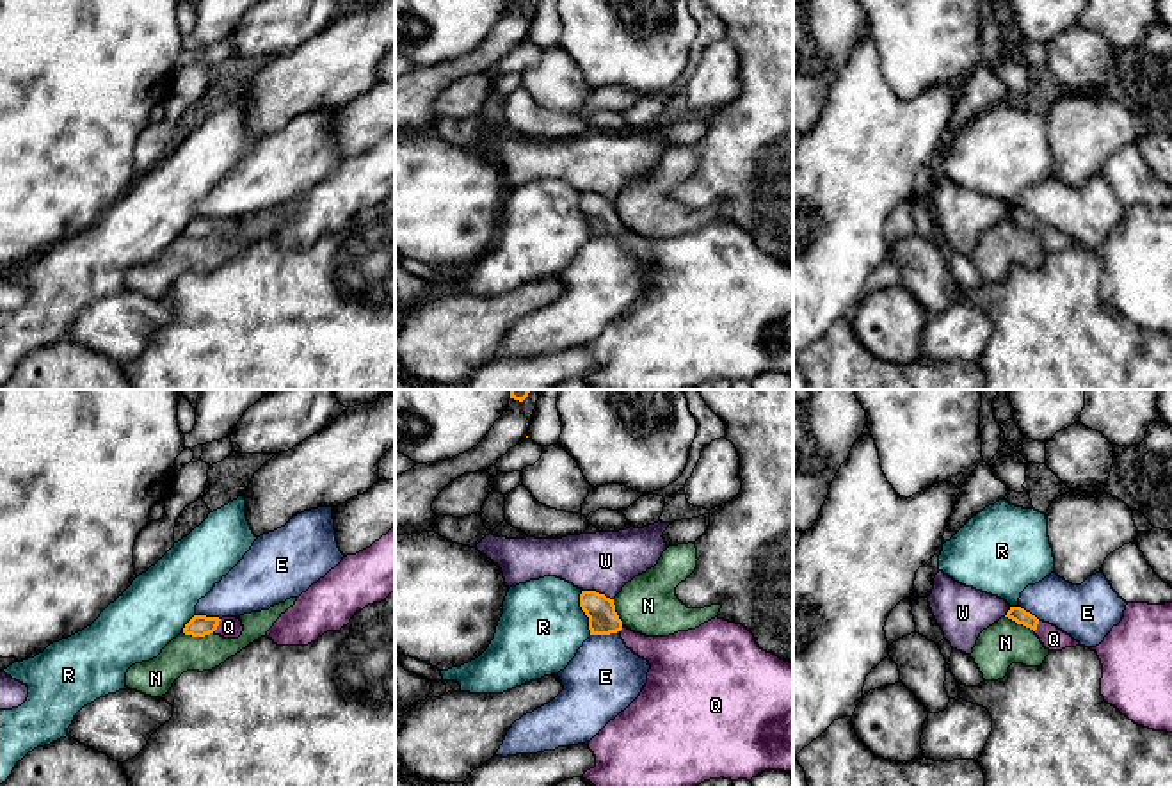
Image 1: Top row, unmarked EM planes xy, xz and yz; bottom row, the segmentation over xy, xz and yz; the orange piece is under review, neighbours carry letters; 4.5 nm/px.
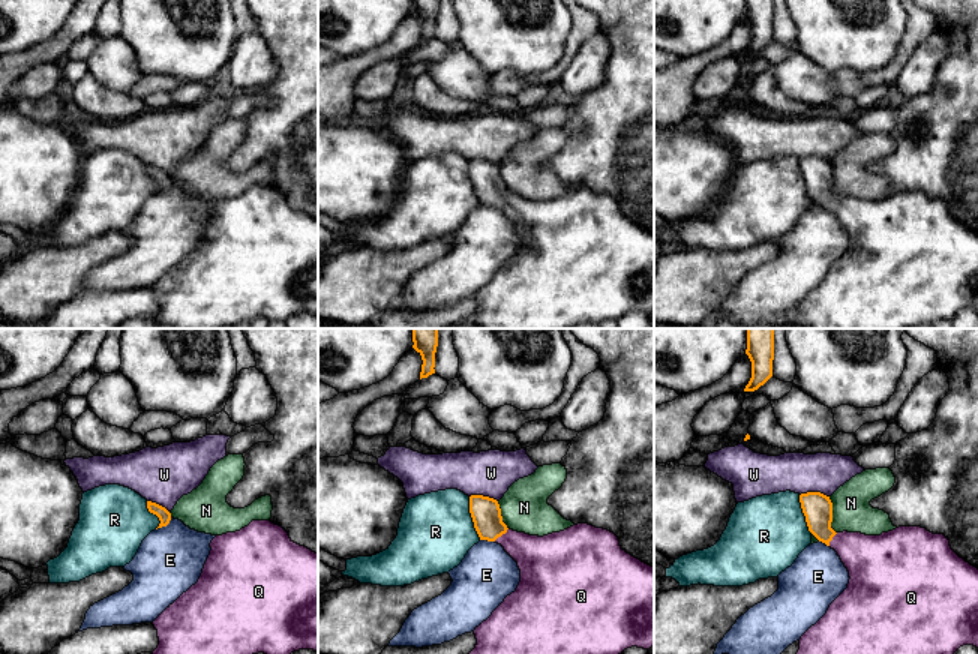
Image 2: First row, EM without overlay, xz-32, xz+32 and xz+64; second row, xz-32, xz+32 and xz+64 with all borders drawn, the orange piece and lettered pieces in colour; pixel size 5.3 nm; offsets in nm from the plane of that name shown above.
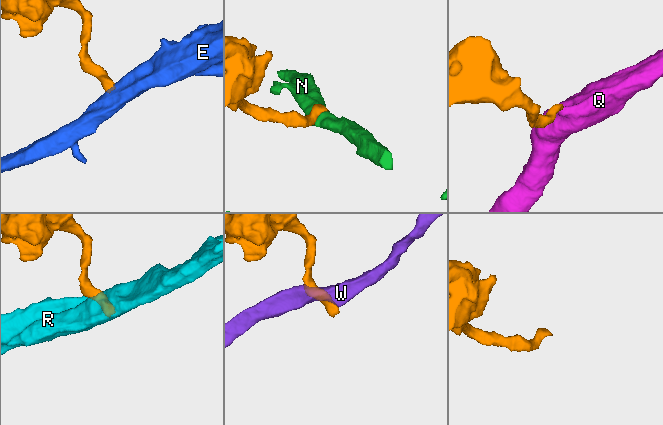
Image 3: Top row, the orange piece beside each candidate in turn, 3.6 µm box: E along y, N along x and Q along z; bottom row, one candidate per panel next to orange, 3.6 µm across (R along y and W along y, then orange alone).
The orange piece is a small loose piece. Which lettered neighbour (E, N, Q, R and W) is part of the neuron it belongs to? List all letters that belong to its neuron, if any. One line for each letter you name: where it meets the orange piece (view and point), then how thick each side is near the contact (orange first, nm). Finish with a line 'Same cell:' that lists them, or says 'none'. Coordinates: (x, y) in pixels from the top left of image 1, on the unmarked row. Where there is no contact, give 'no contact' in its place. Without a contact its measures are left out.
Q: contact xy (217, 226); calibres 100 and 100 nm
Same cell: Q

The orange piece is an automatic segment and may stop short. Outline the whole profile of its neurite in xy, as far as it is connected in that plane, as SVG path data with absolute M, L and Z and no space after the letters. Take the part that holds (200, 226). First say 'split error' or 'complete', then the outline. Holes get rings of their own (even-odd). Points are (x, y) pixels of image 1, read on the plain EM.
split error; M194 217L183 229L185 237L205 238L210 235L221 237L224 240L238 240L244 233L242 222L237 219L206 219Z

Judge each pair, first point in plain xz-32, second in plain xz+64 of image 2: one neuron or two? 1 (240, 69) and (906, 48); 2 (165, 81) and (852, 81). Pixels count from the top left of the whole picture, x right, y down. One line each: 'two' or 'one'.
1: two
2: one

